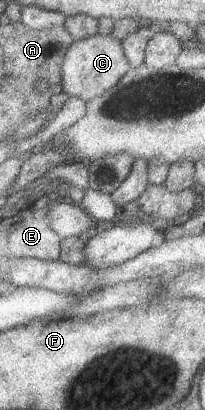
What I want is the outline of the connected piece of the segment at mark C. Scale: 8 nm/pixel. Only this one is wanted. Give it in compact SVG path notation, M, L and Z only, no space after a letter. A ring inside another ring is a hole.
M98 34L88 39L76 40L63 61L63 91L81 98L86 103L118 87L120 80L132 69L123 41Z

